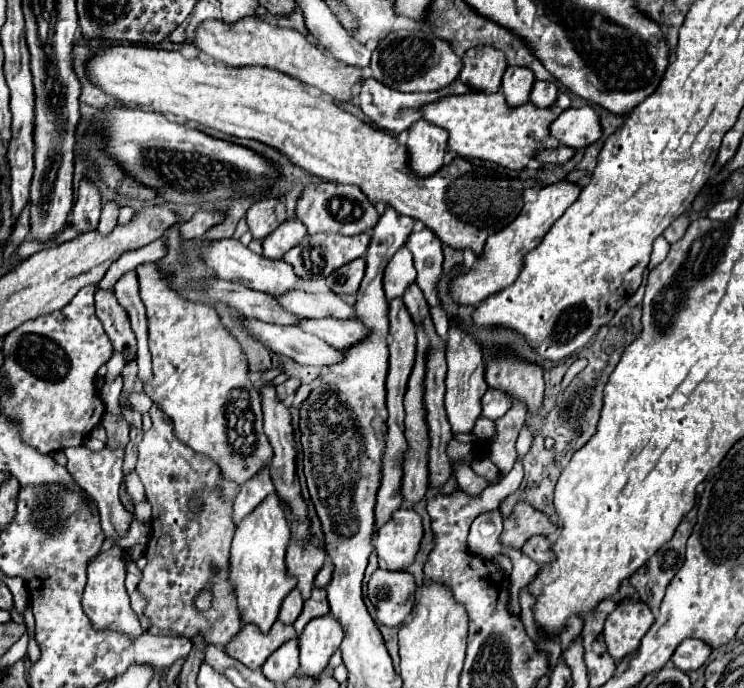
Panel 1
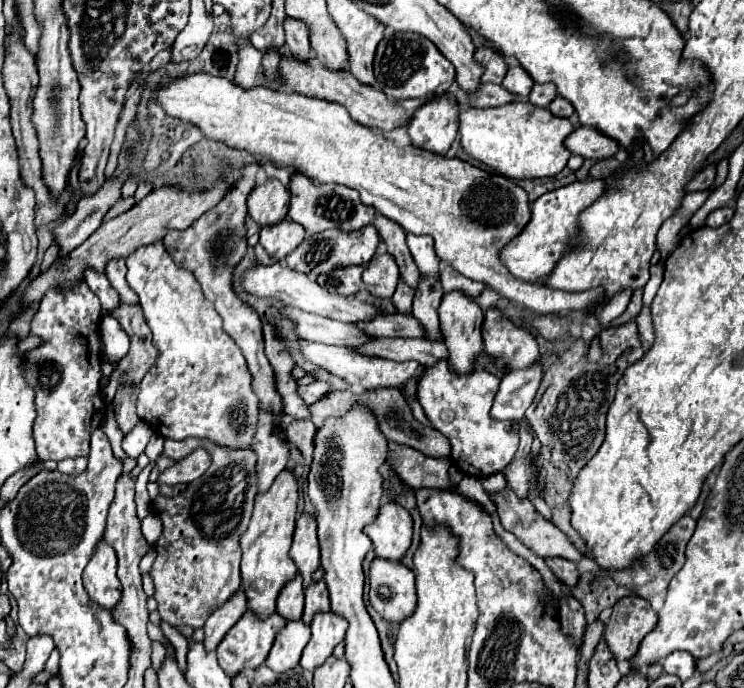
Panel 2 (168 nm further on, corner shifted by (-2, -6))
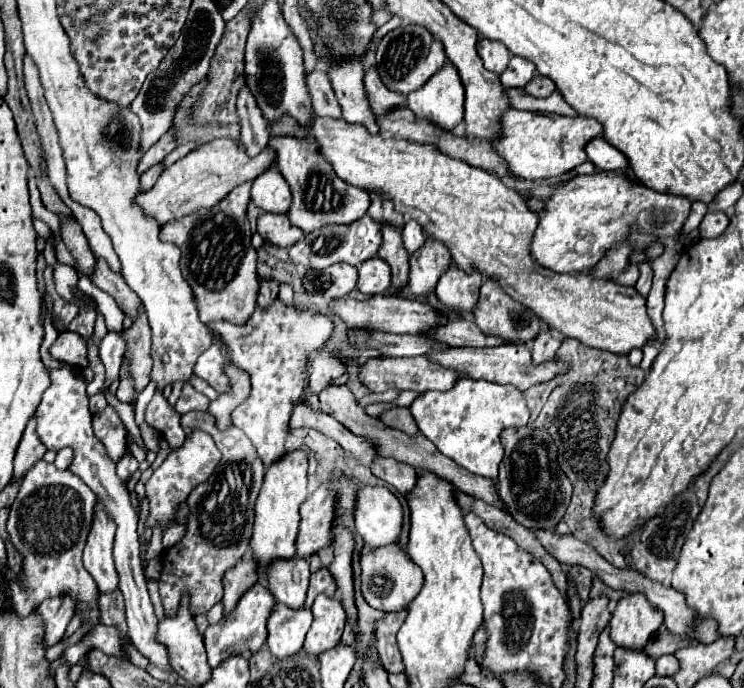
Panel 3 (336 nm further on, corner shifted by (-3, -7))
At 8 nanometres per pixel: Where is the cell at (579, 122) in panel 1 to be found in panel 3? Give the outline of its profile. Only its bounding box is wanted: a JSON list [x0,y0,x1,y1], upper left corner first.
[585,138,629,170]

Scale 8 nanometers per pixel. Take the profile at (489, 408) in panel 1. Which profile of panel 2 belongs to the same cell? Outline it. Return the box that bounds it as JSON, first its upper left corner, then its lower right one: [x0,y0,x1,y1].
[492,361,542,419]

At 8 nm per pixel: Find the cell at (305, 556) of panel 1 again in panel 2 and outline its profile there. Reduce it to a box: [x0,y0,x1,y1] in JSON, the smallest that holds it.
[290,513,320,587]

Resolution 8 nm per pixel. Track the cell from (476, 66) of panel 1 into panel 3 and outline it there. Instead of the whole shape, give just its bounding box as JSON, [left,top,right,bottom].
[477,40,511,74]

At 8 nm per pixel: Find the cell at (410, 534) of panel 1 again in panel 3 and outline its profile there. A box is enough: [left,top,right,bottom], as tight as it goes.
[355,486,403,546]

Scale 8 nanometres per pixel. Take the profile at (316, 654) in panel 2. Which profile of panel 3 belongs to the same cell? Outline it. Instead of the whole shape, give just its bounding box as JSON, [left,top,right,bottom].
[305,596,345,656]

